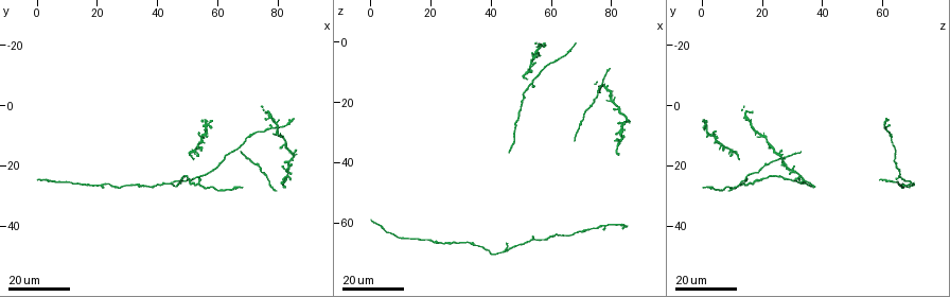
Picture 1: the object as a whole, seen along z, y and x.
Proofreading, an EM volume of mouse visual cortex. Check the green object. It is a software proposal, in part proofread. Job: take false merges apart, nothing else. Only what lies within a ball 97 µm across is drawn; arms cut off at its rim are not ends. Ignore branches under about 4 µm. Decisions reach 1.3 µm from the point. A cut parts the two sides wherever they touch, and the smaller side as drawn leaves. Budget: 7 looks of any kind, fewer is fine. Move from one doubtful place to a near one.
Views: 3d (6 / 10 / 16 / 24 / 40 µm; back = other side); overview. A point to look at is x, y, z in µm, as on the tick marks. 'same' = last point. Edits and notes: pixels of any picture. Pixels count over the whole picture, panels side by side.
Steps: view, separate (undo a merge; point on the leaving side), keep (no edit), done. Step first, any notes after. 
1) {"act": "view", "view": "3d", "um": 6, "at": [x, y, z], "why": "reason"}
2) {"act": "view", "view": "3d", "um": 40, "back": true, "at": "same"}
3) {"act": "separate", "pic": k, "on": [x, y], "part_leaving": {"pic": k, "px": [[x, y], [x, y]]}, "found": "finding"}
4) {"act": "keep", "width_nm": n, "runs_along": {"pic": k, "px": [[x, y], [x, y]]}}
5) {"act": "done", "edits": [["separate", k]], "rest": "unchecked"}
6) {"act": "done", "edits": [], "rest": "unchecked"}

{"act": "view", "view": "3d", "um": 24, "at": [53, 25, 14], "why": "a fork"}

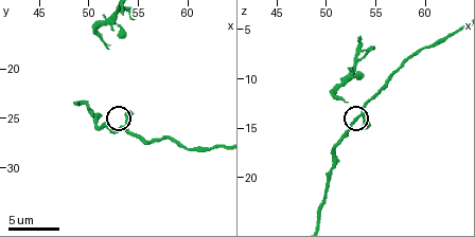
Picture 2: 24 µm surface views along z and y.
{"act": "view", "view": "3d", "um": 6, "at": [53.6, 25.6, 13.8]}

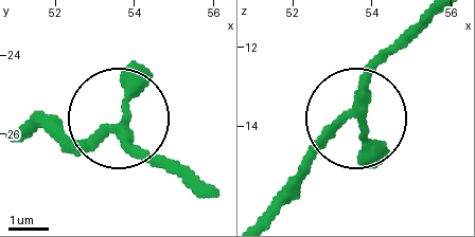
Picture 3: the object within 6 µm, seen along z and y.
{"act": "keep", "arms": 3, "found": "one neuron here"}

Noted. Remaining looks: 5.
{"act": "view", "view": "3d", "um": 16, "at": [72, 10, 62], "why": "sudden change in width"}

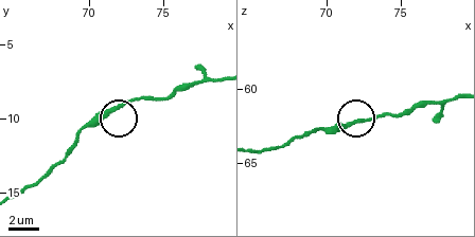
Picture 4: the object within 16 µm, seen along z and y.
{"act": "view", "view": "3d", "um": 10, "at": [72.0, 9.4, 62.4], "why": "closer look"}

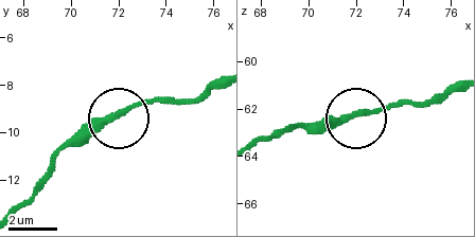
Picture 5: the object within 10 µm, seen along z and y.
{"act": "keep", "runs_along": {"pic": 5, "px": [[257, 144], [299, 126], [336, 126], [407, 104]]}, "found": "all the same neuron"}

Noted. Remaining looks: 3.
{"act": "view", "view": "3d", "um": 24, "at": [43, 26, 69], "why": "two arms in line, one across"}

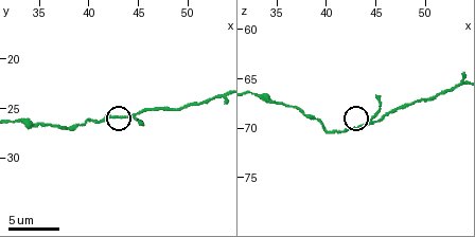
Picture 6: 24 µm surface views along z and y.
{"act": "view", "view": "3d", "um": 6, "at": [43.6, 25.6, 69.8]}

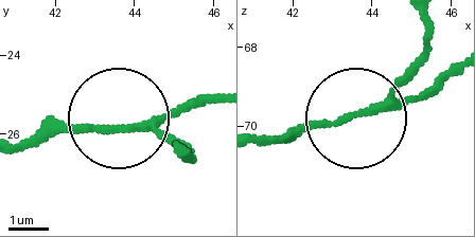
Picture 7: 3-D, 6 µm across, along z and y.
{"act": "keep", "width_nm": 140, "found": "continuous, no second neuron"}

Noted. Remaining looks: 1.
{"act": "done", "edits": [], "rest": "unchecked"}

